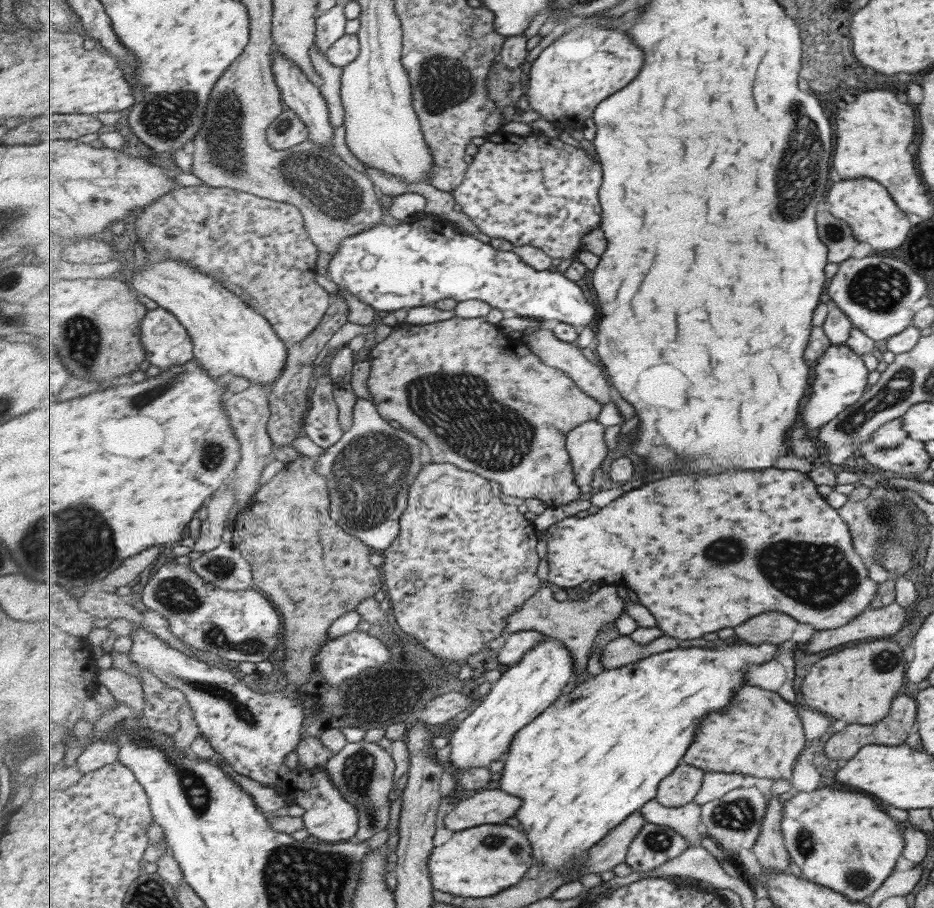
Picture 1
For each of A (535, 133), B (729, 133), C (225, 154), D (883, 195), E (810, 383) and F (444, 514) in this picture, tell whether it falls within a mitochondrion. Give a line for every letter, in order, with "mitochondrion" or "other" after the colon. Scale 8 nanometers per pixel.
A: other
B: other
C: mitochondrion
D: other
E: other
F: other

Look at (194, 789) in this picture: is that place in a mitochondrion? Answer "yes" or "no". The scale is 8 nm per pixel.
yes

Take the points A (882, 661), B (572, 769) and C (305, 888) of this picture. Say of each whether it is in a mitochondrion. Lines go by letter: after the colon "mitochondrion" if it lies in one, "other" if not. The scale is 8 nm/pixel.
A: mitochondrion
B: other
C: mitochondrion

